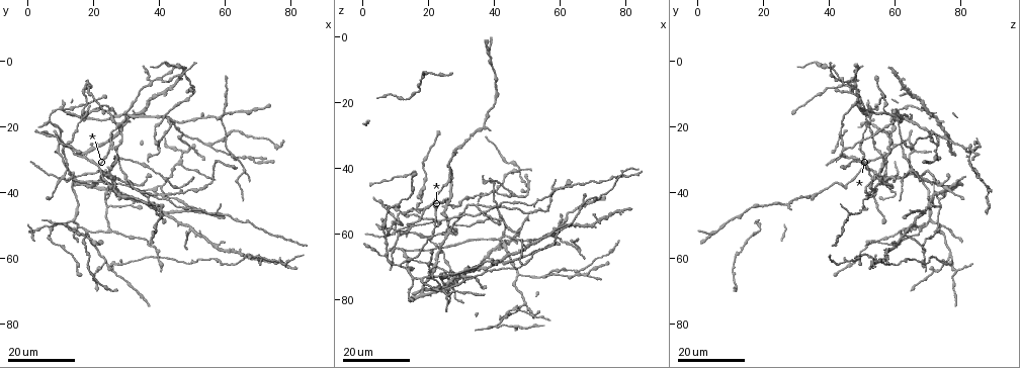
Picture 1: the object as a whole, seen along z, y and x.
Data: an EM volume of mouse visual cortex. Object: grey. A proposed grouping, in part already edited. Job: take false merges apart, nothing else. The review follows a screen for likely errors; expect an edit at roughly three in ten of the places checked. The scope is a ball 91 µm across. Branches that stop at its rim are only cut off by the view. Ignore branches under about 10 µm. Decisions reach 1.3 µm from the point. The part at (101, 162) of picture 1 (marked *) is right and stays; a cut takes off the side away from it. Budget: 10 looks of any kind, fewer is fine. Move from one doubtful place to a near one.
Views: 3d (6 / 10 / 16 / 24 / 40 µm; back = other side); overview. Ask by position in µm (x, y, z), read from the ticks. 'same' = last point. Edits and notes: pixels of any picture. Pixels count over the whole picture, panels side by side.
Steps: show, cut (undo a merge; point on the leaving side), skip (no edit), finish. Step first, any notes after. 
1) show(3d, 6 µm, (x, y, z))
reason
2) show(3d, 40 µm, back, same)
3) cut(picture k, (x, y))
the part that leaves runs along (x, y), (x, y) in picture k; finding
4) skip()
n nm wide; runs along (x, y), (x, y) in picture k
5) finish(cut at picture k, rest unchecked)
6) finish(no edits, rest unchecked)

show(3d, 24 µm, (10.5, 57.5, 51.0))
sudden change in width

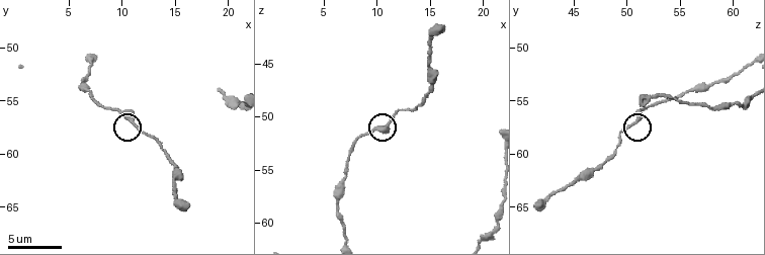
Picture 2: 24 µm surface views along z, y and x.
show(3d, 10 µm, (11.0, 57.2, 50.6))

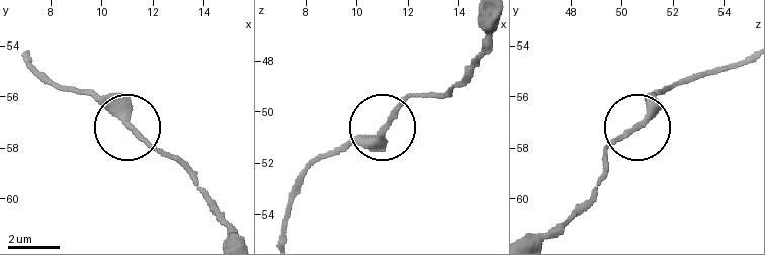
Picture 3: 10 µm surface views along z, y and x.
skip()
runs along (747, 56), (671, 86), (603, 158) in picture 3; all the same neuron

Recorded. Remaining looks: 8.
show(3d, 16 µm, (18.0, 51.0, 73.5))
three-way junction

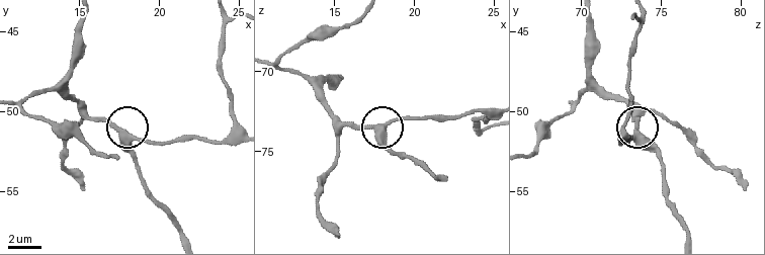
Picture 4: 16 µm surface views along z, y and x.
show(3d, 10 µm, (18.2, 51.8, 73.6))

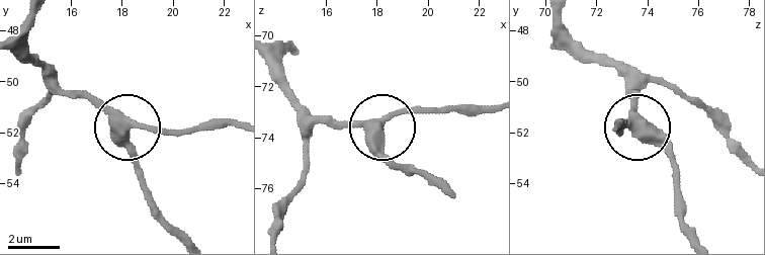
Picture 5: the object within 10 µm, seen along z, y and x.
skip()
runs along (291, 45), (284, 88), (320, 118), (385, 122), (441, 109) in picture 5; continuous, no second neuron

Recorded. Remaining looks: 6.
show(3d, 24 µm, (58.0, 17.0, 60.5))
arms part here

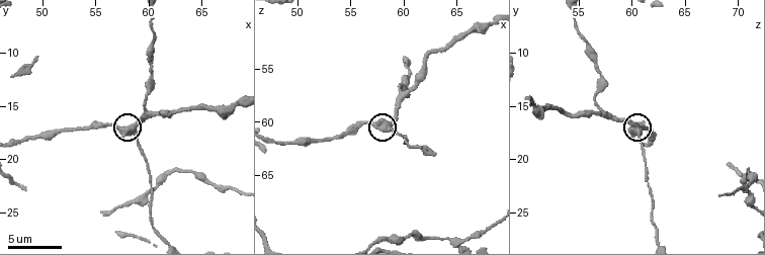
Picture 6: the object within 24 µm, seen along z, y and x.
show(3d, 10 µm, (58.8, 17.2, 60.4))
closer look

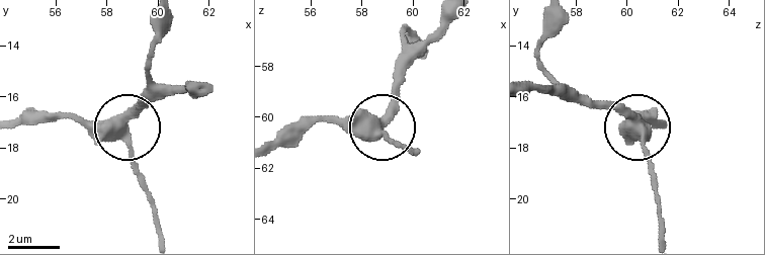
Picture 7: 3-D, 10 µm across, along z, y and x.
skip()
side arm 22 µm; all the same neuron

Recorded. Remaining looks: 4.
show(3d, 16 µm, (46.5, 31.5, 83.0))
a fork

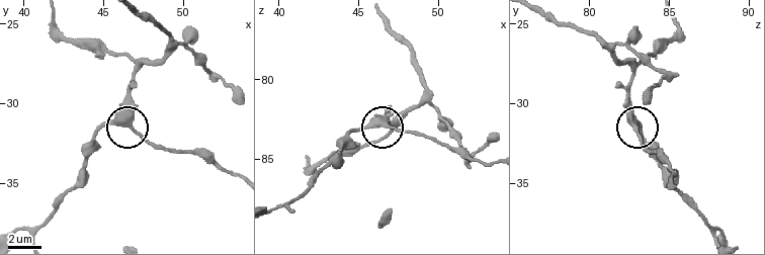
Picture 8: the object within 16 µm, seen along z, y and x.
show(3d, 10 µm, (46.5, 31.2, 82.7))

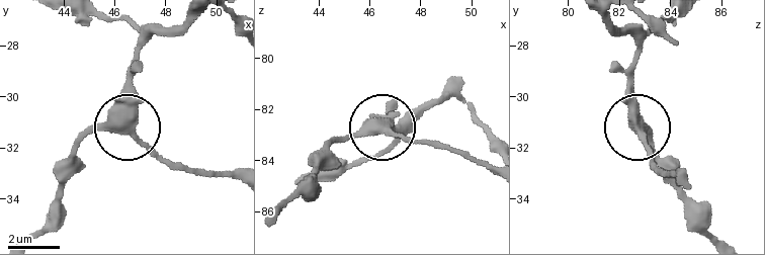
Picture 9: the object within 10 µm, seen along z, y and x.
skip()
380 nm wide; runs along (185, 20), (152, 33), (126, 85), (129, 124), (170, 168) in picture 9; continuous, no second neuron

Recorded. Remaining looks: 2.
finish(no edits, rest unchecked)

